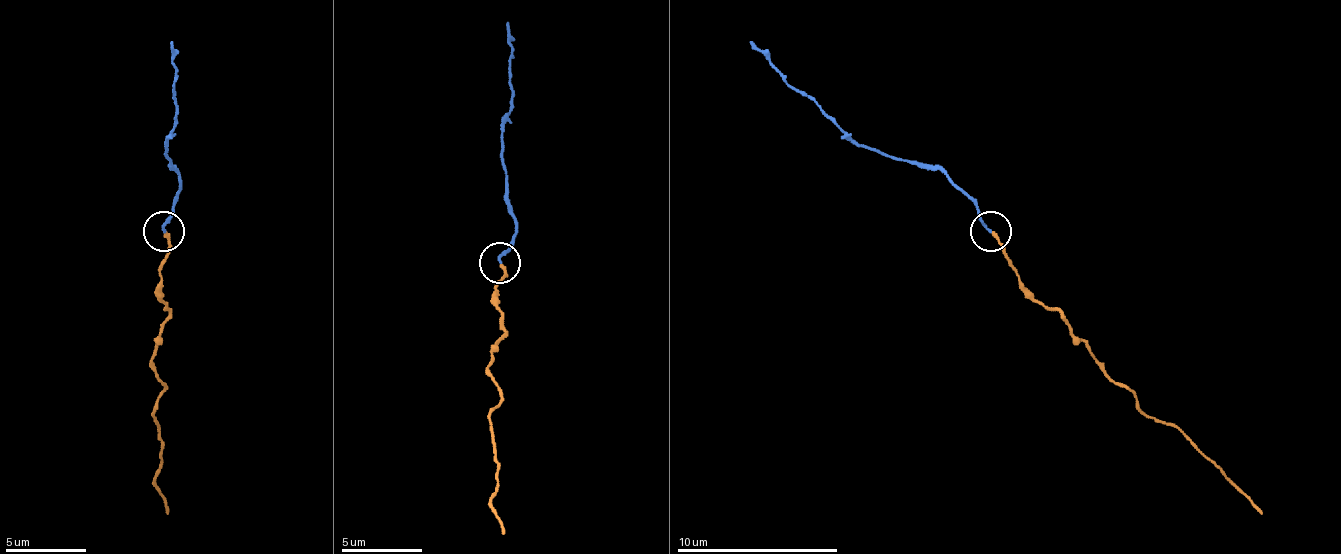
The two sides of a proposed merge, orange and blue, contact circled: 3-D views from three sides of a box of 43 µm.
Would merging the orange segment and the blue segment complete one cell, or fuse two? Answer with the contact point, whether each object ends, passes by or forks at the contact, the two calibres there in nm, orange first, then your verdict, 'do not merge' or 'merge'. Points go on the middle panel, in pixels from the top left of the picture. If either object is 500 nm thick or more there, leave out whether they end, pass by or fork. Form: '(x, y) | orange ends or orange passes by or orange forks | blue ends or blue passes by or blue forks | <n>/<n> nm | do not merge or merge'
(499, 262) | orange ends | blue ends | 190/160 nm | merge

